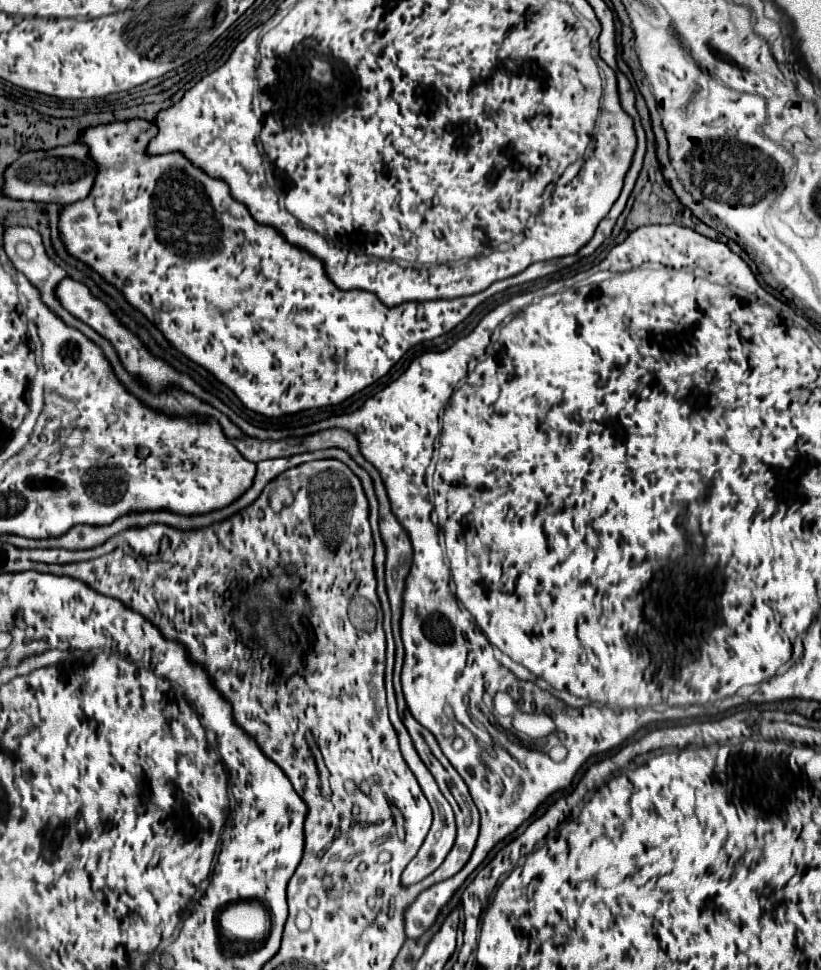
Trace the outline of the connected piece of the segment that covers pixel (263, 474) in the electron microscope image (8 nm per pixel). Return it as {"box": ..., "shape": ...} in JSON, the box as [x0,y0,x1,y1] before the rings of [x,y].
{"box":[237,450,321,508],"shape":[[[313,450],[313,452],[307,452],[307,454],[295,454],[295,456],[289,456],[289,458],[271,458],[271,460],[263,460],[263,462],[257,462],[257,474],[255,474],[255,482],[251,486],[251,490],[247,490],[247,494],[243,494],[243,498],[239,498],[239,502],[243,502],[241,506],[237,508],[245,508],[249,506],[259,494],[261,490],[265,488],[265,484],[269,480],[273,480],[277,474],[285,472],[287,468],[293,468],[293,466],[299,466],[307,460],[319,460],[321,454],[319,450]]]}

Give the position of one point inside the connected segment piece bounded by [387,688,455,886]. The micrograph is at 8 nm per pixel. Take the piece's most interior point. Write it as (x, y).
(439, 841)

